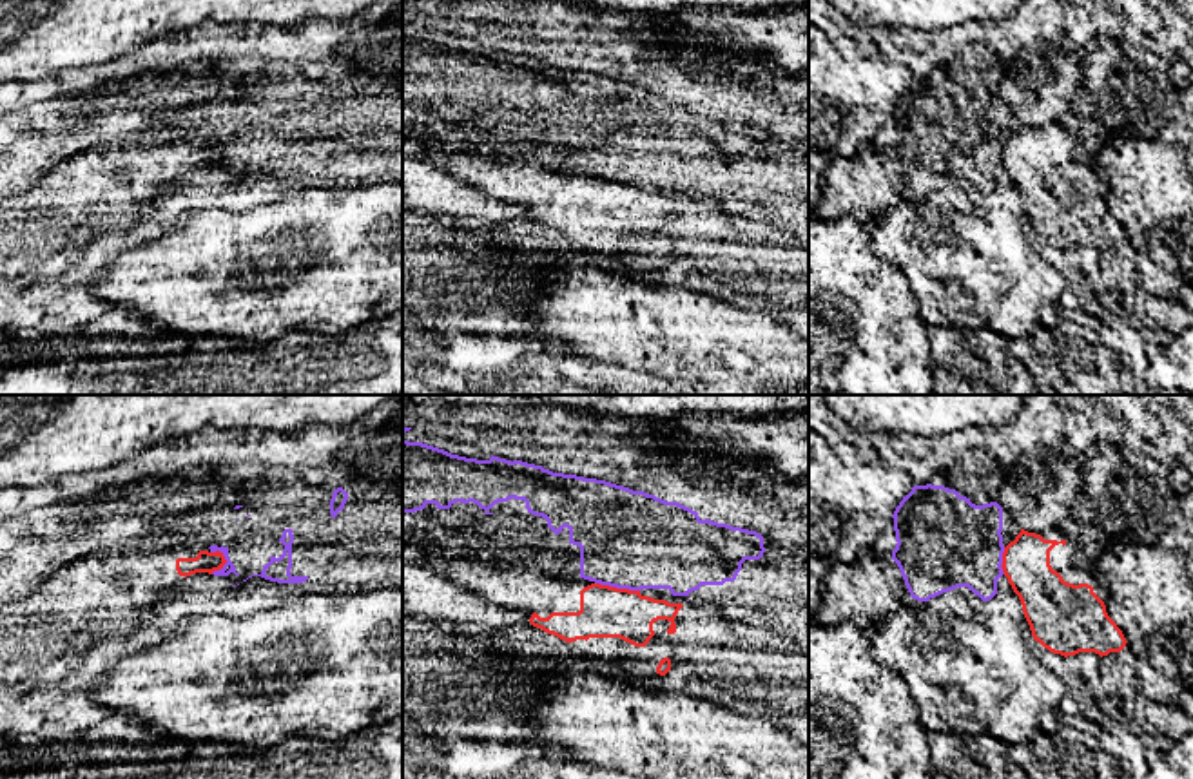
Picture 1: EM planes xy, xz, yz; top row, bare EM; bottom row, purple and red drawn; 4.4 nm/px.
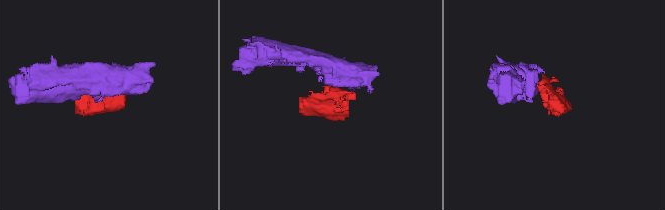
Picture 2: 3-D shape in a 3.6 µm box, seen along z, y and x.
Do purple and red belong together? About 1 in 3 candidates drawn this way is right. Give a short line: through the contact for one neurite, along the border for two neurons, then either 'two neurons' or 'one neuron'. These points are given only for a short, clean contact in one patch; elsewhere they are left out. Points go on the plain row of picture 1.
xz (595, 176), (639, 185) | two neurons

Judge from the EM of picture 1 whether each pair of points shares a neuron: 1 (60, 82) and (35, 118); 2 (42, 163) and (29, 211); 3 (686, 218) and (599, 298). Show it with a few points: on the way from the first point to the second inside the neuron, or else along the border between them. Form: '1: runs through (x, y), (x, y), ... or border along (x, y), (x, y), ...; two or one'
1: runs through (51, 91), (35, 109); one
2: border along (55, 163), (29, 185); two
3: border along (608, 270), (626, 278); two

